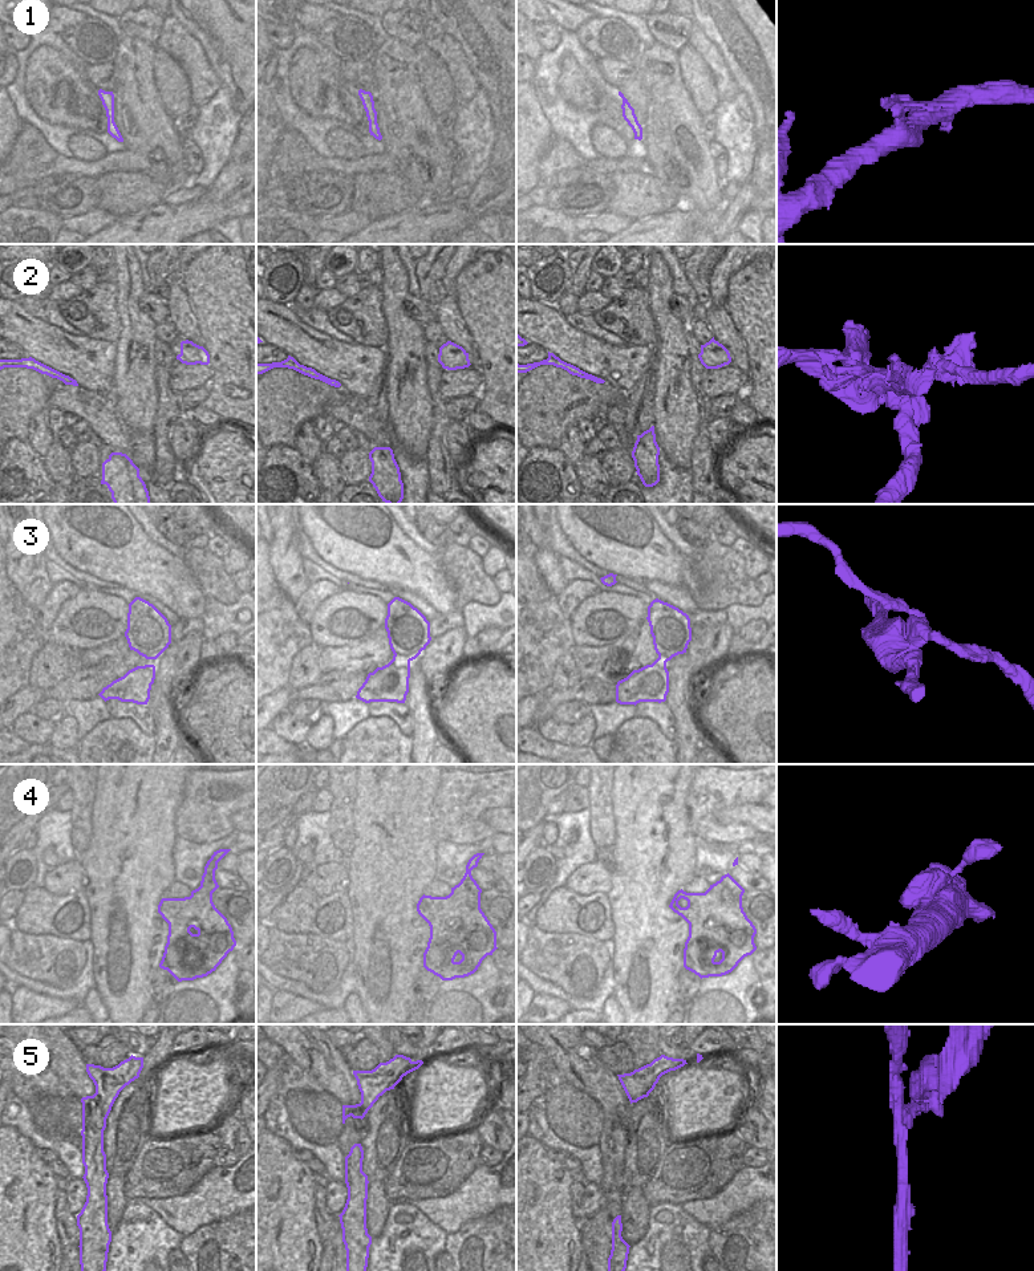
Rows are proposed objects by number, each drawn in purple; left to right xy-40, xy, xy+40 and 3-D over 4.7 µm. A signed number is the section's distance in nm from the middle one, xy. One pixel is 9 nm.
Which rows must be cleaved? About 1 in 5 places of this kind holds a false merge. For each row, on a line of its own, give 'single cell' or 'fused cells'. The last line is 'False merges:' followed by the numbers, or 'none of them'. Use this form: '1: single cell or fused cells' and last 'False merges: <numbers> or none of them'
1: single cell
2: fused cells
3: fused cells
4: single cell
5: single cell
False merges: 2, 3

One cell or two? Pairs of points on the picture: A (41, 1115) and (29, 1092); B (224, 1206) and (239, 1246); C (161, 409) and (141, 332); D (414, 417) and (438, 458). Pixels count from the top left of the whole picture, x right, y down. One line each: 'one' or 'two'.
A: two
B: two
C: one
D: two

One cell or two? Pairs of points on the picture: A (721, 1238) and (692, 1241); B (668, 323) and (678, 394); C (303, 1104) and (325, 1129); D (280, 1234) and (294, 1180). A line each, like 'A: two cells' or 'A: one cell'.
A: two cells
B: one cell
C: one cell
D: one cell

